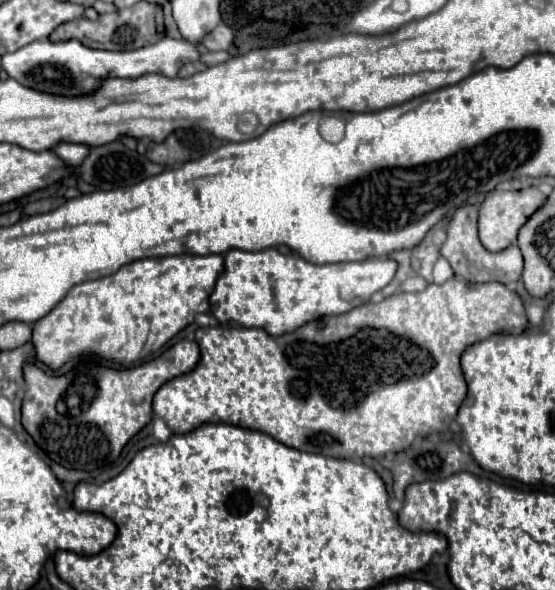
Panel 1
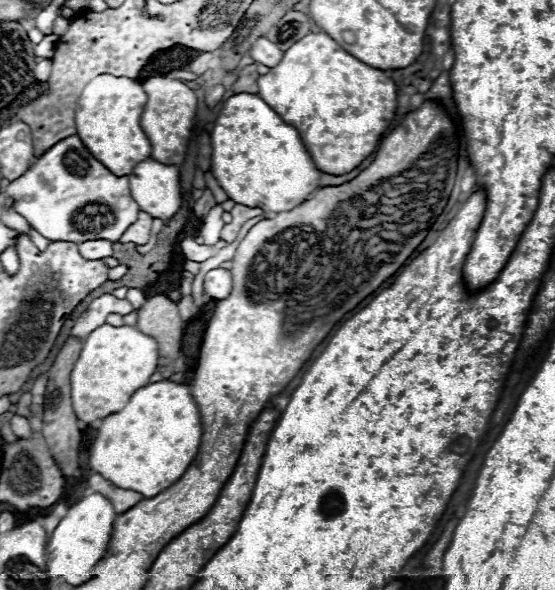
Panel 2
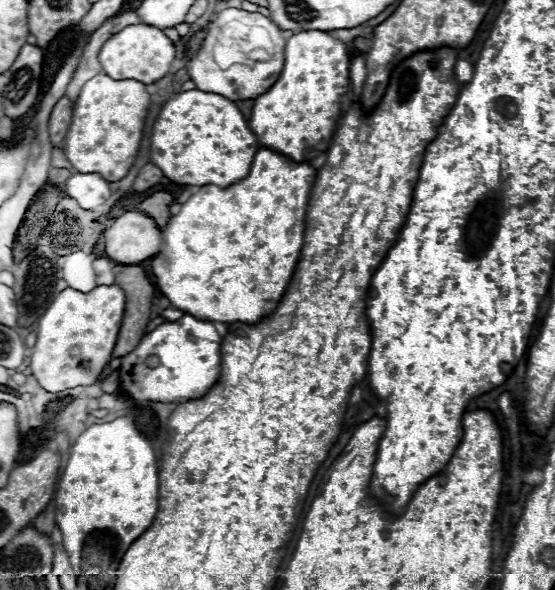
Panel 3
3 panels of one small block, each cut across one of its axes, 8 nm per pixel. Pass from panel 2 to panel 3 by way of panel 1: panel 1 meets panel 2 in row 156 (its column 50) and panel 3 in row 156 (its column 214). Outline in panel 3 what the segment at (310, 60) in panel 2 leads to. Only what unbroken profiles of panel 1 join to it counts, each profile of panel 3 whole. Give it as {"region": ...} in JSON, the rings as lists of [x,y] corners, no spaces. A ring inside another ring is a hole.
{"region":[[[260,148],[246,178],[228,188],[202,186],[192,194],[192,198],[182,204],[182,210],[162,228],[164,244],[152,258],[150,266],[156,286],[170,304],[200,320],[224,324],[256,324],[260,318],[274,314],[288,288],[304,244],[306,208],[314,184],[312,174],[314,168],[310,164],[296,164],[272,150]]]}

